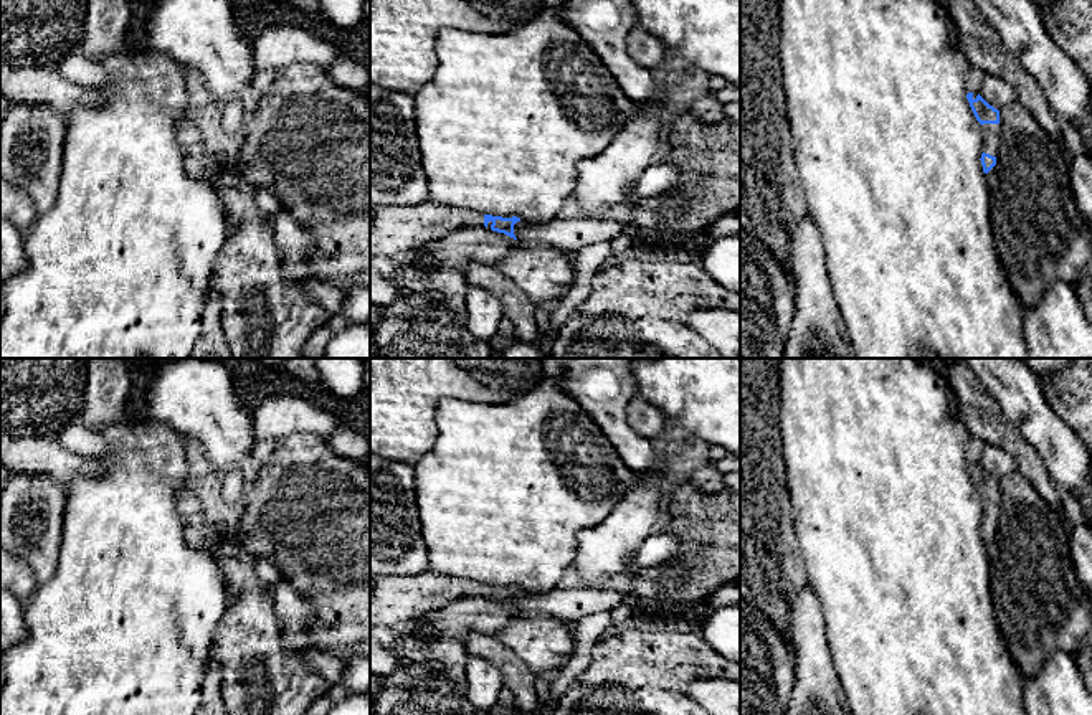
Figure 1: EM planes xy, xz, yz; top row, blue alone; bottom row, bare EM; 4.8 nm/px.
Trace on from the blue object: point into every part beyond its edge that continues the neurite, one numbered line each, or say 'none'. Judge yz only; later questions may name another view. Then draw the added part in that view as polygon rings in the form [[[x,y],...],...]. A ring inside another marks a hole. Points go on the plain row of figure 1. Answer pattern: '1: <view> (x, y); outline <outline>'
1: yz (992, 502); outline [[[983,494],[981,499],[983,499],[983,522],[996,527],[999,520],[999,510],[1001,510],[1001,495]]]

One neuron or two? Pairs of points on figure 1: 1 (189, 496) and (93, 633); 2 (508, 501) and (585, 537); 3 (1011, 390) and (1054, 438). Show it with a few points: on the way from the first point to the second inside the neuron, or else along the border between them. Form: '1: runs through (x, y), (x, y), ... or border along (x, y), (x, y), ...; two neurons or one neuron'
1: border along (190, 482), (179, 514), (194, 547); two neurons
2: border along (610, 512), (577, 534), (577, 552), (570, 568); two neurons
3: runs through (1023, 402), (1043, 426); one neuron

